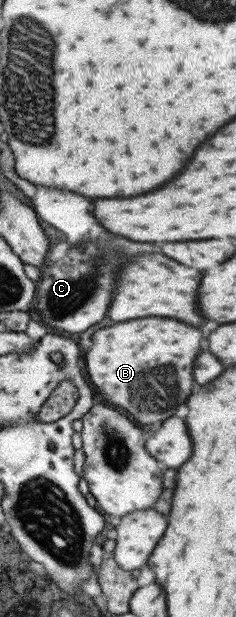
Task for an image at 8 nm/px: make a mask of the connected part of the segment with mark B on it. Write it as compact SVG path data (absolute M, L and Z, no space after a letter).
M141 318L131 322L119 322L107 328L101 328L91 336L91 346L83 354L85 370L89 382L95 391L101 394L108 403L119 406L127 412L127 416L144 426L169 418L175 414L175 408L185 402L191 392L191 364L197 352L201 350L201 332L189 324L171 320L171 318Z

